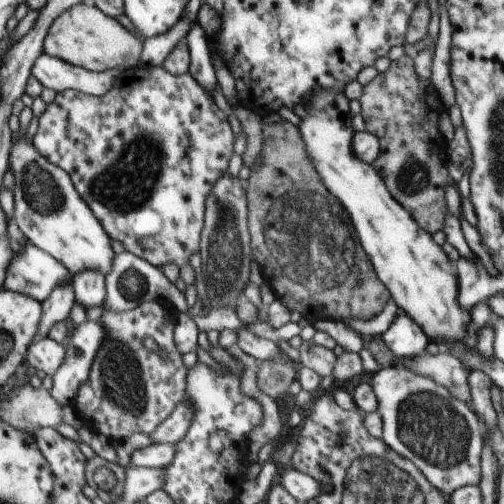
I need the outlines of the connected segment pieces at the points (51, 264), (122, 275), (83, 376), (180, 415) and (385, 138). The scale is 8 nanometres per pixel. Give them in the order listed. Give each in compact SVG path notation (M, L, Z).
M30 243L23 254L14 250L12 262L6 266L5 289L24 293L25 296L44 302L52 290L72 280L72 275L62 262Z
M127 251L114 256L113 260L113 271L108 272L105 277L106 299L103 306L106 306L108 310L129 312L140 306L140 304L151 301L169 302L178 312L188 310L185 294L168 281L161 269Z
M82 322L78 328L68 332L70 346L65 348L66 356L62 366L52 374L54 386L49 394L62 407L74 405L78 388L88 380L90 366L106 340L106 330L100 322Z
M183 399L178 408L173 412L173 415L168 416L158 428L150 434L154 439L154 444L172 444L179 442L186 437L186 432L192 424L192 404L188 400Z
M407 55L398 61L392 62L385 73L379 73L374 80L363 87L361 116L365 121L366 131L378 138L380 154L371 165L374 171L382 178L390 195L410 212L414 221L426 232L434 235L443 230L446 218L447 202L445 200L446 187L455 186L446 168L444 147L446 141L438 130L438 121L441 113L447 113L448 108L440 99L435 86L430 79L421 78L415 72L415 60Z

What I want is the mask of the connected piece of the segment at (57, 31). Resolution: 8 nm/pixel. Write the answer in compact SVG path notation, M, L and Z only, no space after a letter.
M87 1L68 8L55 19L55 22L52 22L43 43L43 52L88 71L103 72L113 69L123 71L130 70L140 64L141 56L144 52L144 40L126 30L116 18L107 16L101 9L98 9L90 1Z

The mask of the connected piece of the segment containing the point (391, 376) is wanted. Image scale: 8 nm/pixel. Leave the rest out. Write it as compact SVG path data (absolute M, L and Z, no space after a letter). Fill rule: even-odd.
M397 361L388 368L374 373L370 385L378 400L377 412L383 423L382 440L396 454L410 460L426 476L426 479L442 494L452 495L467 485L481 482L481 453L484 447L483 426L474 410L458 400L442 386L428 376L420 376L405 368Z

